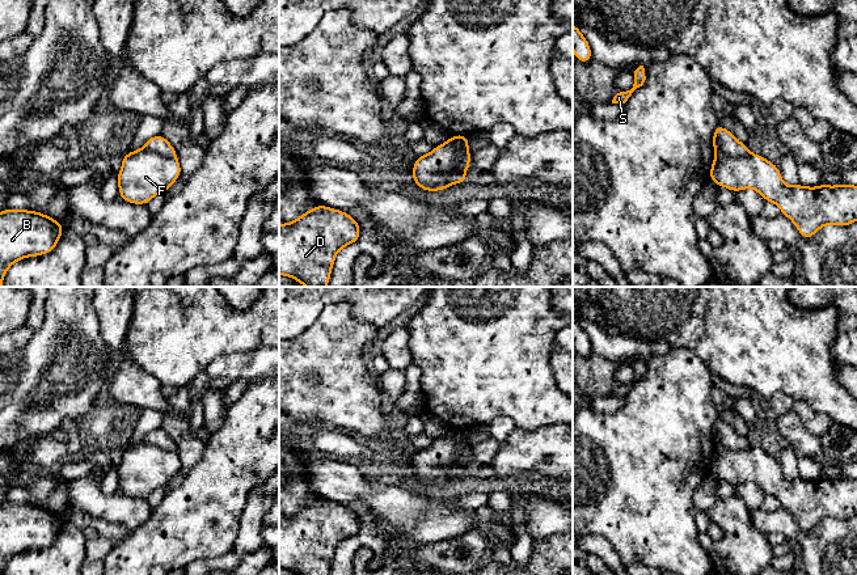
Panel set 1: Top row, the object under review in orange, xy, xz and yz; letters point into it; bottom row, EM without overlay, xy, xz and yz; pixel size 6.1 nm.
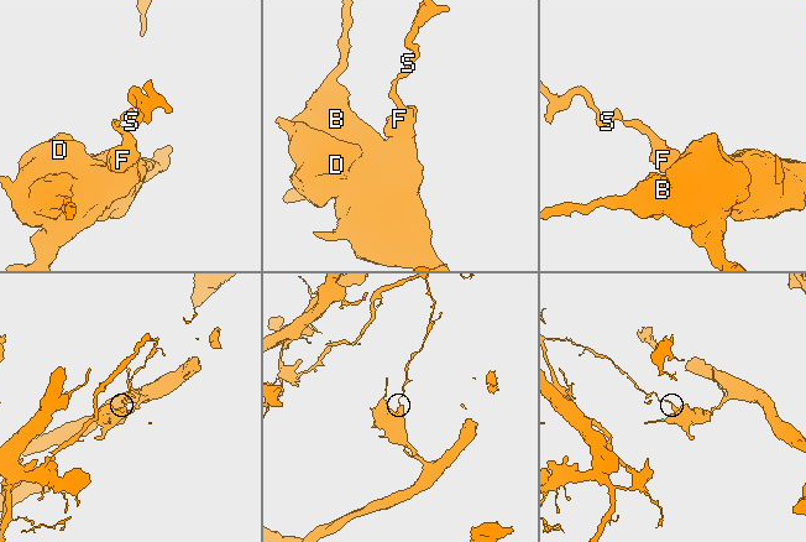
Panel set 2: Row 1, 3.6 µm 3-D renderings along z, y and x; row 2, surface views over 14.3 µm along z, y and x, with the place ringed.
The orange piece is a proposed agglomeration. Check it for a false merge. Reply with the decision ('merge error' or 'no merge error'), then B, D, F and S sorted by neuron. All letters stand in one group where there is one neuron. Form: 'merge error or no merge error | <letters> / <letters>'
merge error | B D F / S

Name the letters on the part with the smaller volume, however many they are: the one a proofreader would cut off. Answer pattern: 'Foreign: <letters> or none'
Foreign: S

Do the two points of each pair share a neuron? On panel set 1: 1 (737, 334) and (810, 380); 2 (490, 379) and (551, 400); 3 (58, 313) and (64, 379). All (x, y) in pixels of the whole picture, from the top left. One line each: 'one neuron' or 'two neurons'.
1: one neuron
2: one neuron
3: one neuron

